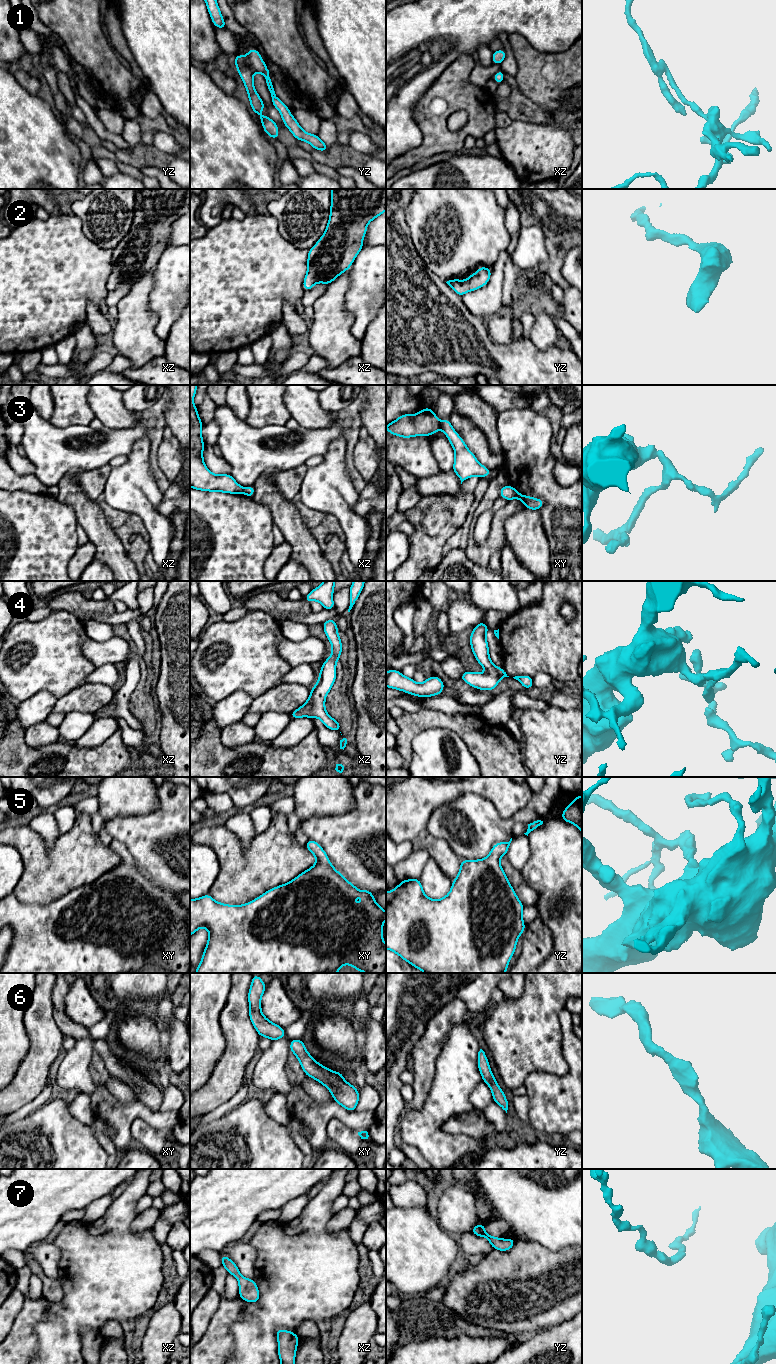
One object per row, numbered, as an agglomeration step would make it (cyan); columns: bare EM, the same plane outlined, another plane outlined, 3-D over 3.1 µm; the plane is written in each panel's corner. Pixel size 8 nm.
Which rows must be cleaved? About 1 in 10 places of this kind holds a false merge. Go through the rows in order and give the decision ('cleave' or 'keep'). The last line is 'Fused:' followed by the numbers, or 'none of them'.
1: keep
2: keep
3: cleave
4: keep
5: keep
6: keep
7: keep
Fused: 3

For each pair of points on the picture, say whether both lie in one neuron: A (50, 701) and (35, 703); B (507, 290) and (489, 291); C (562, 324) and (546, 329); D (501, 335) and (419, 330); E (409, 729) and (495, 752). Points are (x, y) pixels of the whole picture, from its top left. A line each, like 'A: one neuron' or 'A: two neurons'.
A: one neuron
B: two neurons
C: two neurons
D: two neurons
E: one neuron

